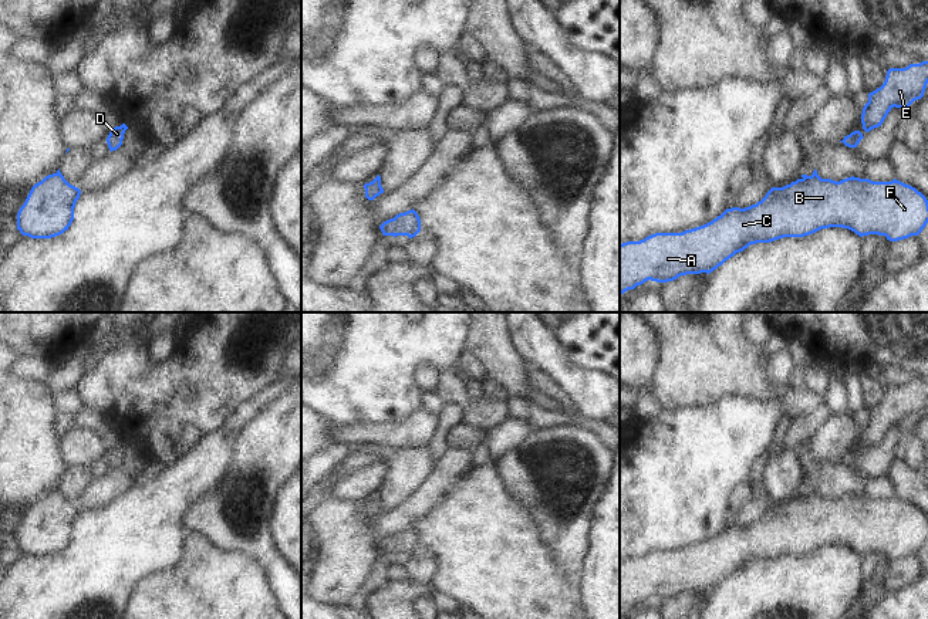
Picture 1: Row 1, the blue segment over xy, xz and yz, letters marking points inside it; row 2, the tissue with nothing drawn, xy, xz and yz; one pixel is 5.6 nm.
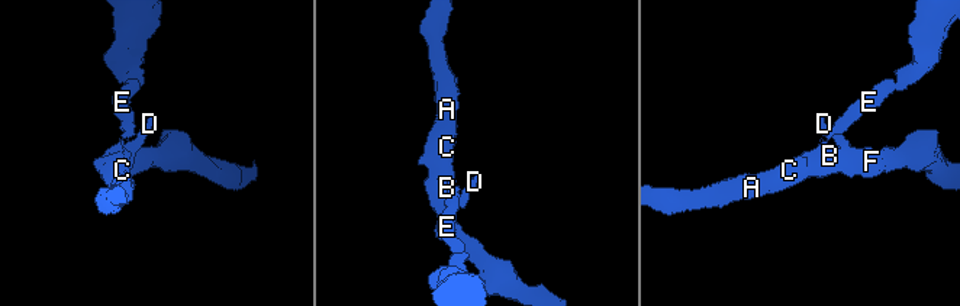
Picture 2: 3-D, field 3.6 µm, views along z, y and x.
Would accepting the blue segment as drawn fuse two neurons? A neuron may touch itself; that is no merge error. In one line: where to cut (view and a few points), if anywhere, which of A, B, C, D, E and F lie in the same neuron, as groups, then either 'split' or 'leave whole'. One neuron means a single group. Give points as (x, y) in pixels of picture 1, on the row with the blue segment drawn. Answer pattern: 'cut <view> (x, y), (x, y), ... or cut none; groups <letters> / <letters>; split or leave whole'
cut xy (57, 172), (63, 178); groups A B C D F / E; split

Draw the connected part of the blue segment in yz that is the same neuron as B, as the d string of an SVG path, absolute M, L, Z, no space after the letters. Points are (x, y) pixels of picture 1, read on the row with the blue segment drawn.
M819 175L807 176L783 187L772 187L756 204L726 209L703 226L682 233L655 233L640 241L620 244L620 295L648 280L668 283L686 274L709 274L756 243L804 237L829 227L848 229L860 237L878 234L898 241L918 236L927 223L927 197L897 179L873 182L851 176L836 182Z

